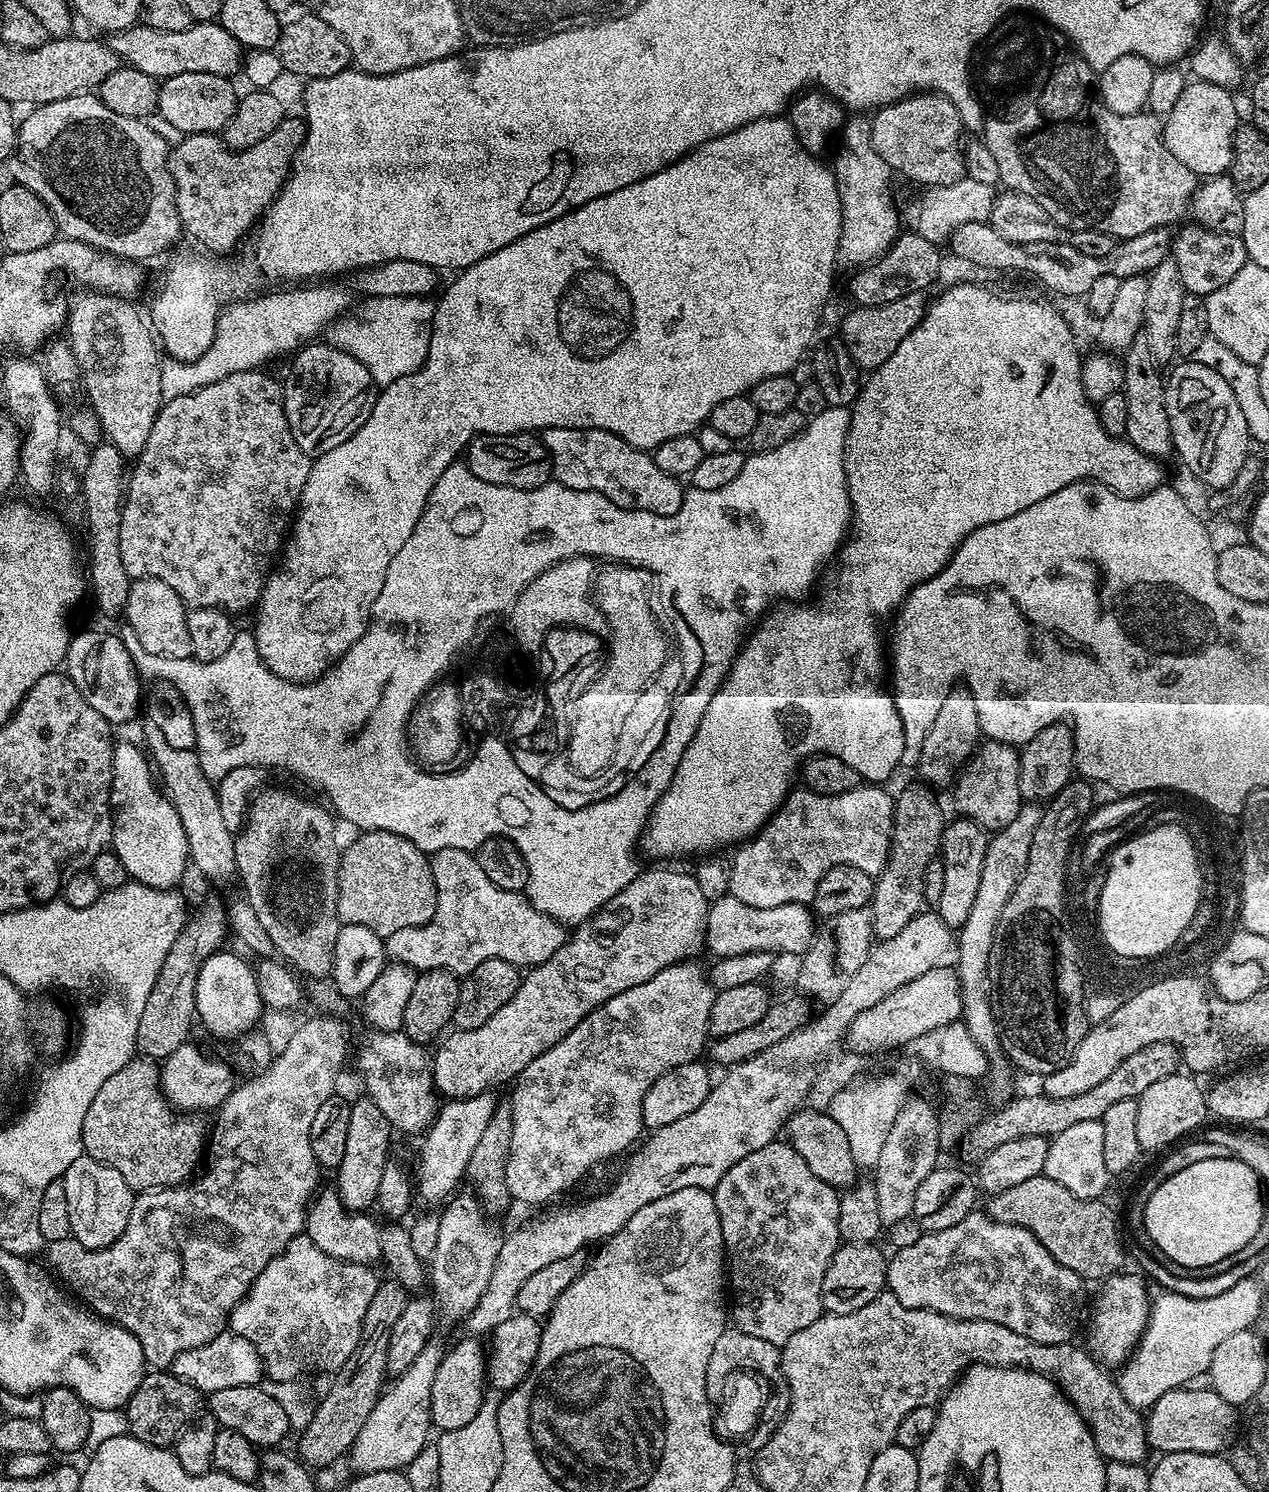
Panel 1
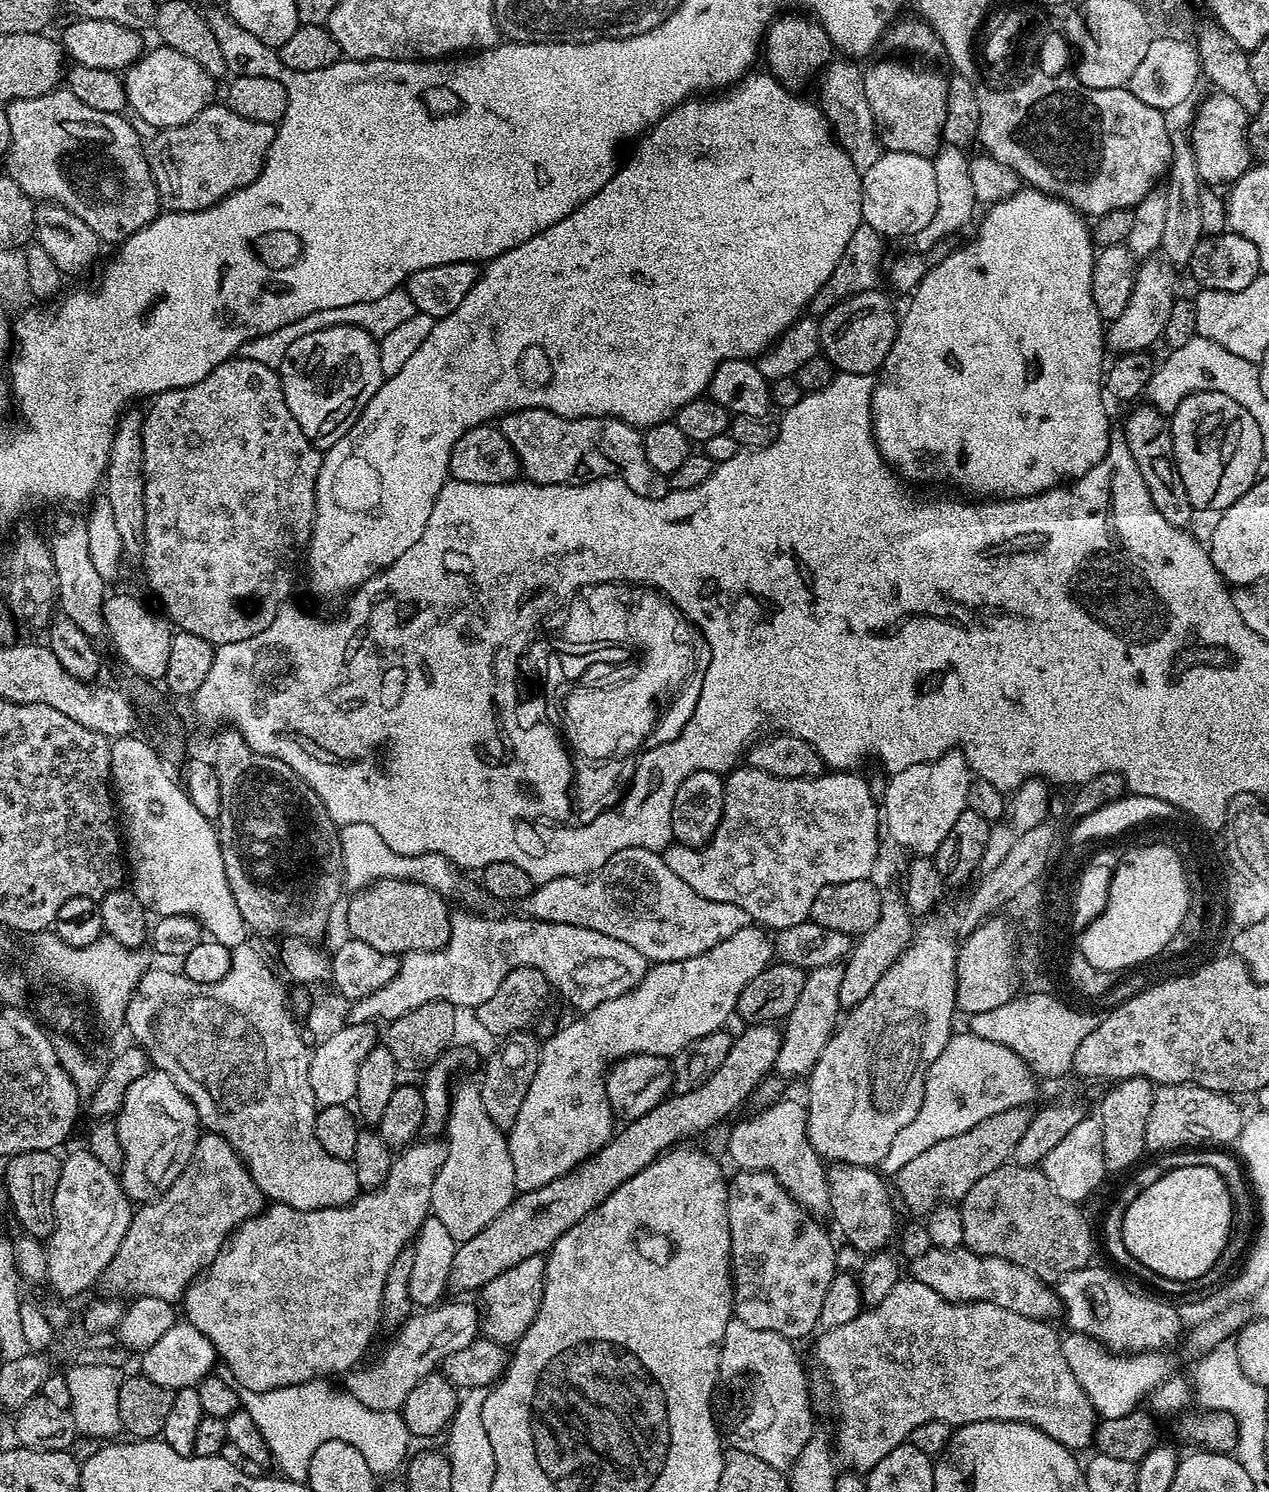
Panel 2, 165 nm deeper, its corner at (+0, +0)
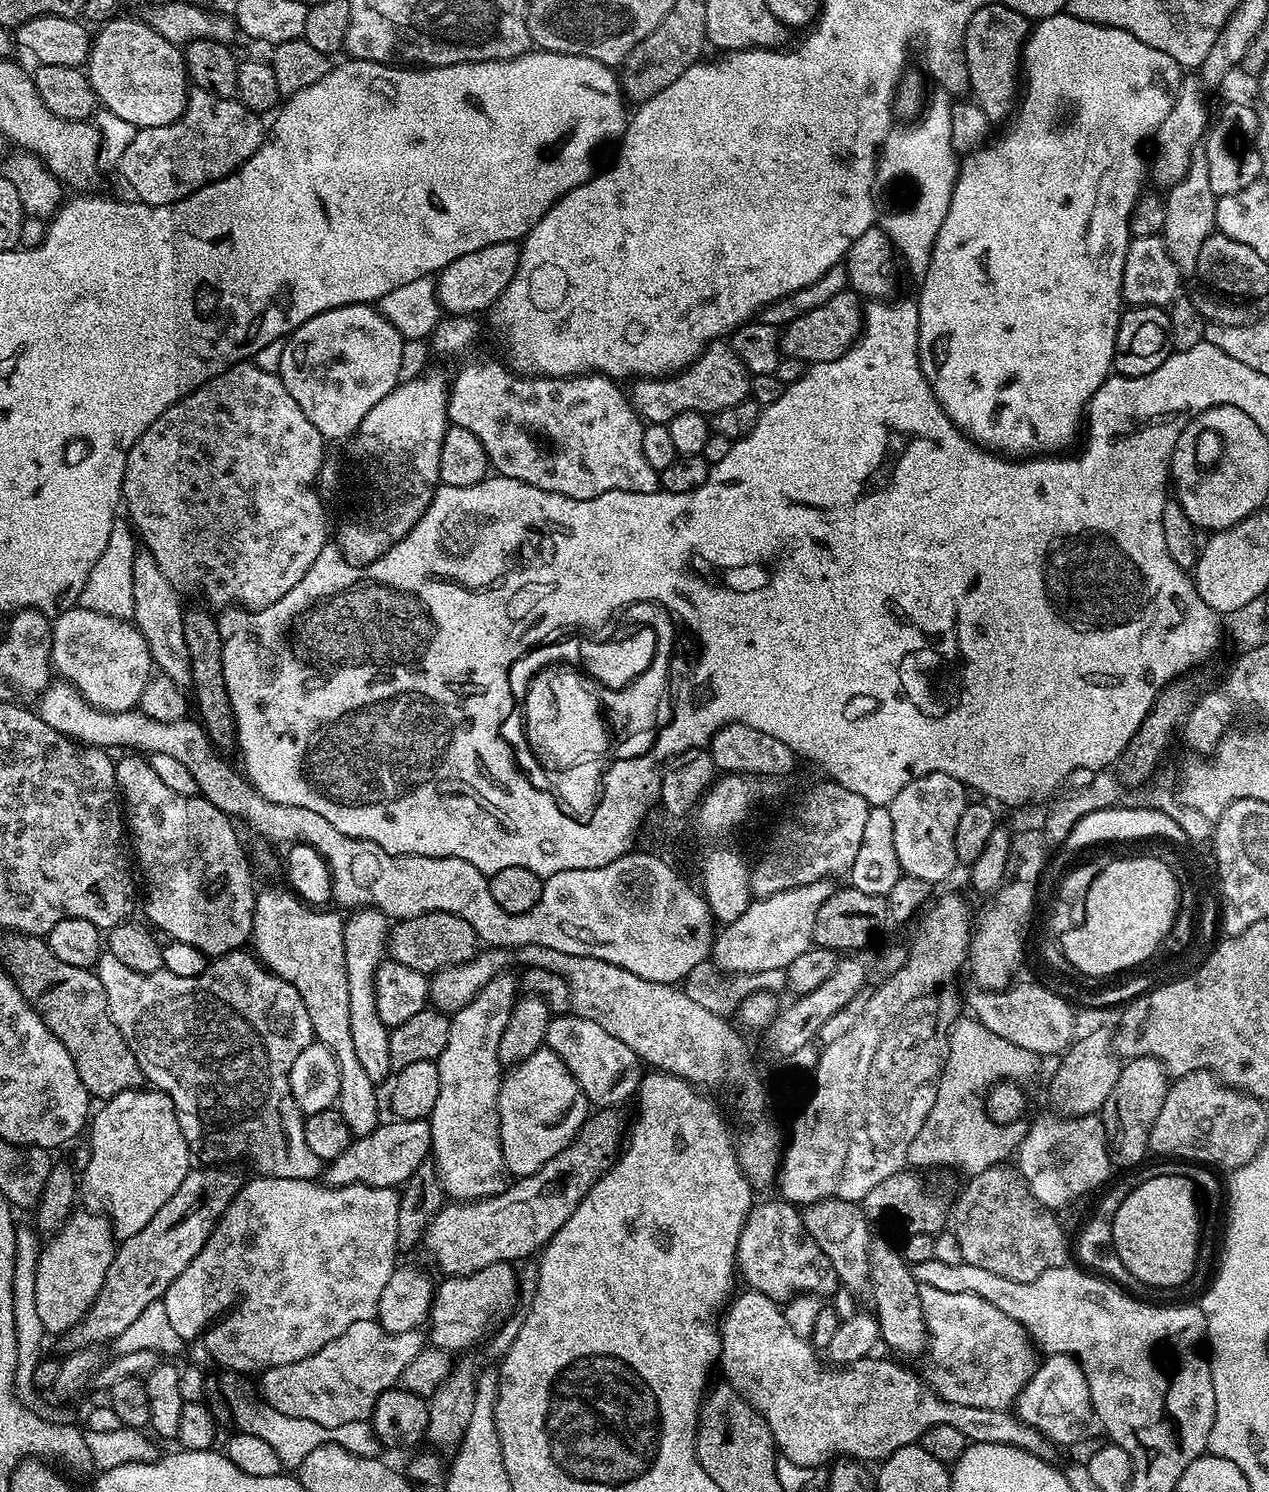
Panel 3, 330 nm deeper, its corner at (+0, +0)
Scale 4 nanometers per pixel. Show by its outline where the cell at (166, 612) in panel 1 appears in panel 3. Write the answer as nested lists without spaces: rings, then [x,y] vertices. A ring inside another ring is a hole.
[[[79,606],[67,608],[51,623],[51,671],[61,681],[73,684],[96,708],[107,712],[133,711],[139,705],[142,690],[146,690],[154,675],[146,638],[136,629],[135,623]]]

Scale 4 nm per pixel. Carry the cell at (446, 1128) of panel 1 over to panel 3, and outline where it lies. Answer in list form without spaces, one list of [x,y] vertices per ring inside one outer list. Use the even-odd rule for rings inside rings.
[[[257,1175],[241,1187],[240,1193],[230,1202],[224,1216],[216,1224],[215,1230],[210,1234],[206,1246],[170,1282],[163,1302],[167,1317],[174,1326],[175,1333],[180,1334],[183,1340],[191,1342],[200,1340],[210,1350],[212,1360],[220,1363],[224,1370],[231,1370],[241,1374],[256,1372],[264,1373],[267,1368],[286,1366],[290,1362],[298,1362],[310,1354],[314,1354],[326,1342],[334,1342],[338,1334],[346,1334],[354,1322],[373,1319],[378,1310],[378,1298],[382,1298],[382,1289],[386,1282],[390,1282],[390,1274],[394,1274],[398,1267],[396,1252],[398,1253],[398,1202],[400,1193],[395,1188],[375,1188],[365,1184],[351,1184],[341,1188],[325,1186],[316,1180],[295,1180],[294,1178],[274,1178],[273,1176]]]

